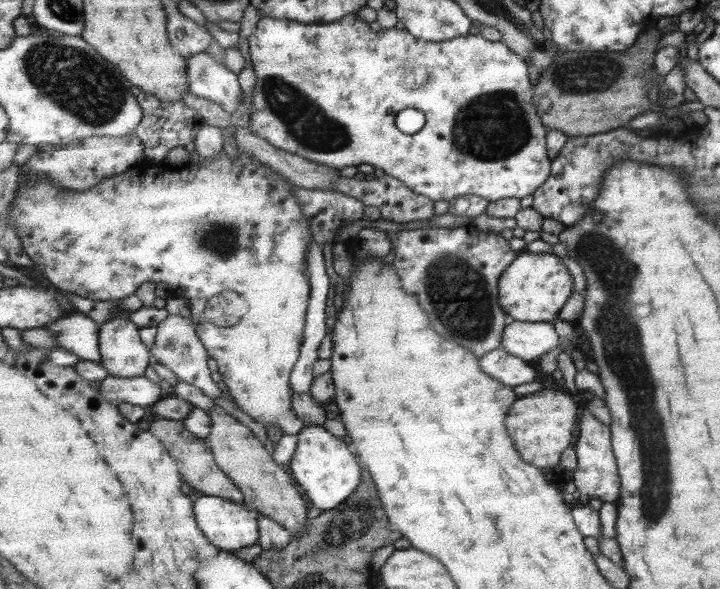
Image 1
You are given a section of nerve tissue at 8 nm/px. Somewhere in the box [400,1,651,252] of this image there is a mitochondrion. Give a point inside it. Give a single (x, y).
(490, 126)

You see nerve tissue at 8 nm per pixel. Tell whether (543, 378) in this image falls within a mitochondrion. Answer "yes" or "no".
no

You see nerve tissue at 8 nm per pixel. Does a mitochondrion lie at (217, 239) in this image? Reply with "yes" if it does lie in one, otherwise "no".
yes

